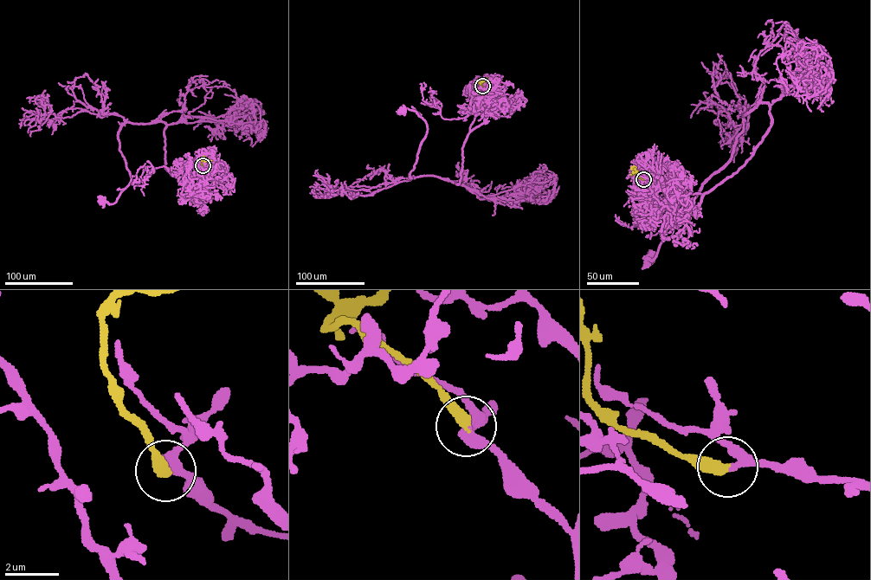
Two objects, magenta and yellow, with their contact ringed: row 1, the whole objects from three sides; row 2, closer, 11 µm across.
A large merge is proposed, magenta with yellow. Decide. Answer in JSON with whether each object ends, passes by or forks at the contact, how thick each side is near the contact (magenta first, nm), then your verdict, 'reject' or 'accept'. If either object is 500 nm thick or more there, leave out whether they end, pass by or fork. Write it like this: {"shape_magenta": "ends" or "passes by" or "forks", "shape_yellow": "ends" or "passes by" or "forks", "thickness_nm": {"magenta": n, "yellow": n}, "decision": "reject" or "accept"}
{"shape_magenta": "passes by", "shape_yellow": "ends", "thickness_nm": {"magenta": 280, "yellow": 440}, "decision": "accept"}

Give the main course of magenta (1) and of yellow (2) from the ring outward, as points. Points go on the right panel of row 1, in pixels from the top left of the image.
1: (643, 179), (671, 191), (709, 192), (762, 140), (769, 105), (742, 115), (731, 158), (648, 258)
2: (643, 179), (638, 177), (636, 171), (633, 170)

